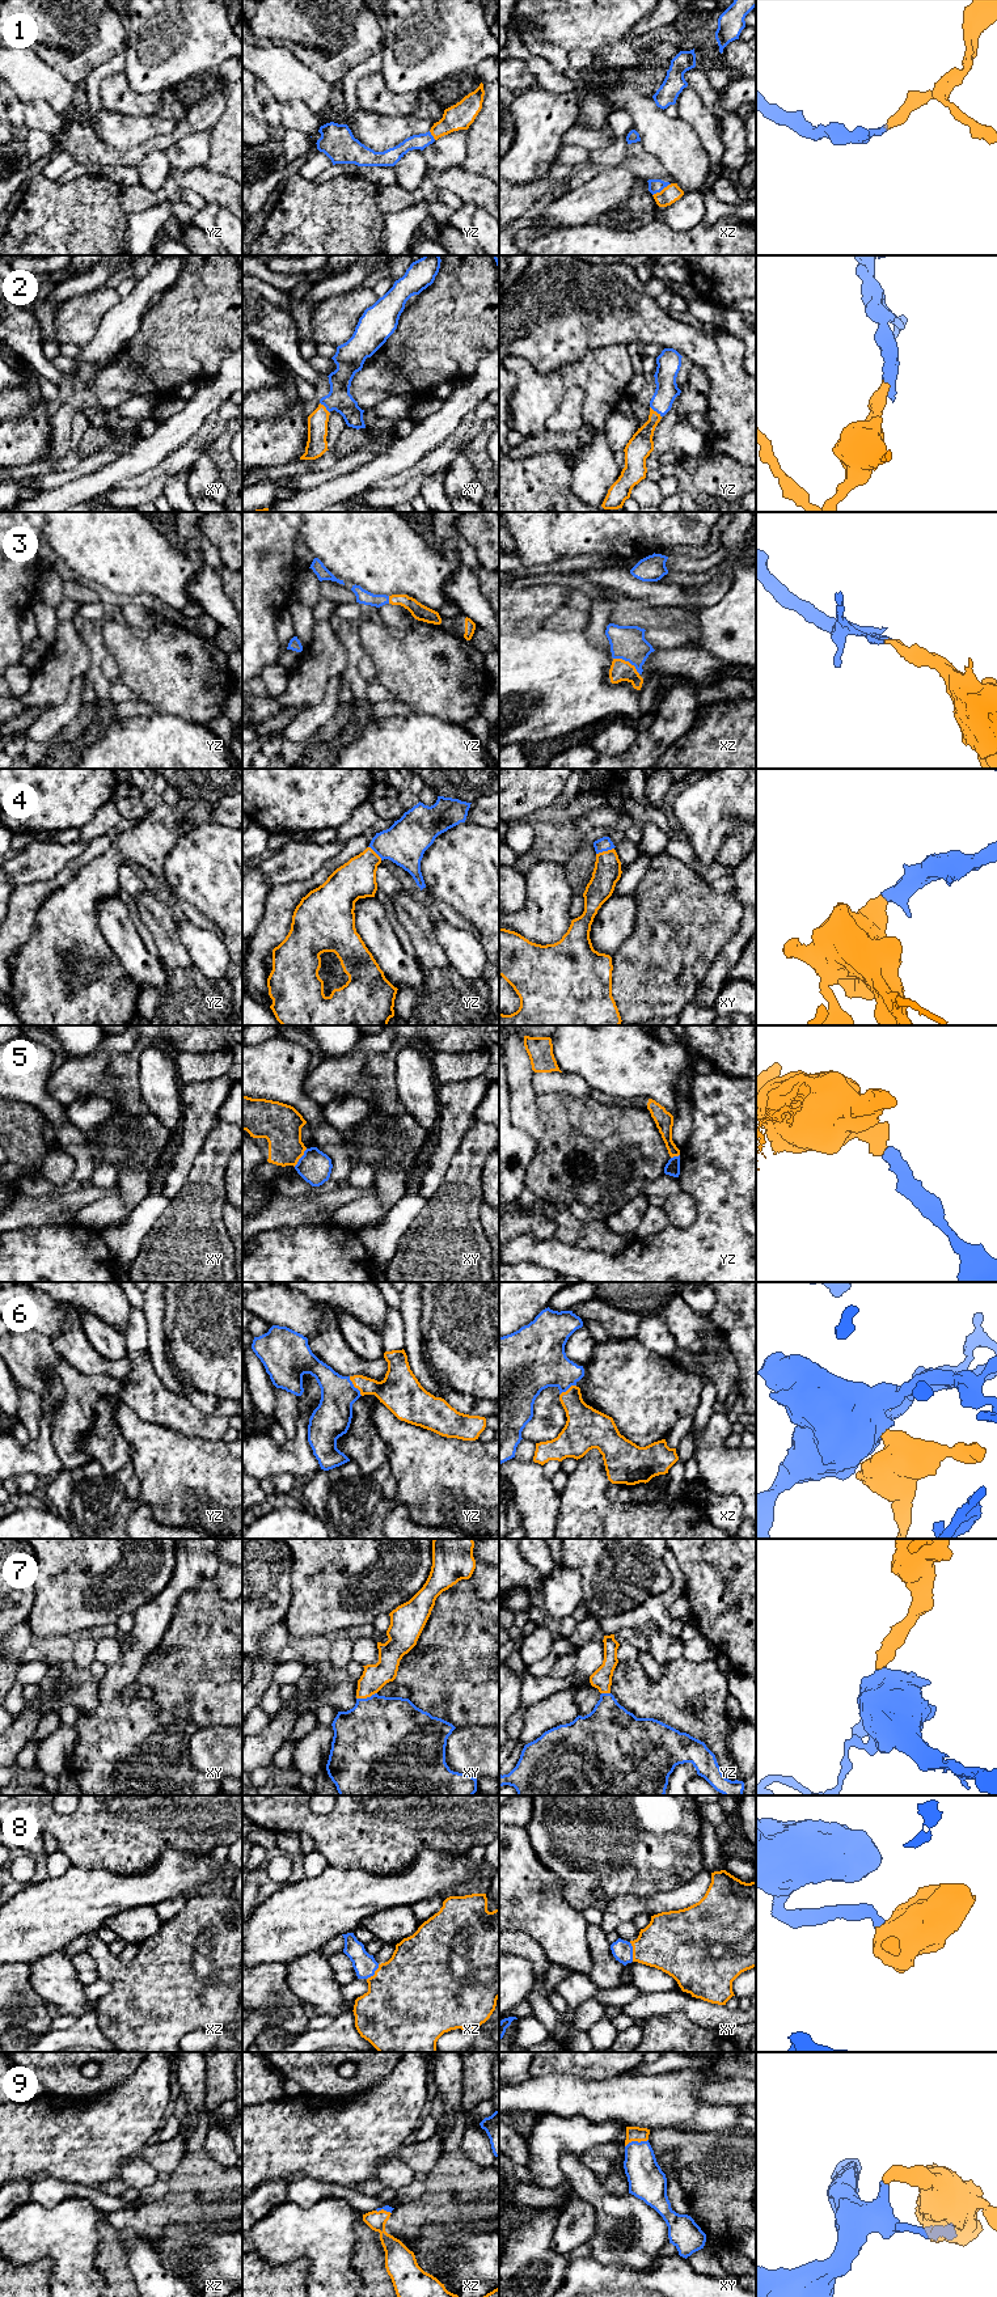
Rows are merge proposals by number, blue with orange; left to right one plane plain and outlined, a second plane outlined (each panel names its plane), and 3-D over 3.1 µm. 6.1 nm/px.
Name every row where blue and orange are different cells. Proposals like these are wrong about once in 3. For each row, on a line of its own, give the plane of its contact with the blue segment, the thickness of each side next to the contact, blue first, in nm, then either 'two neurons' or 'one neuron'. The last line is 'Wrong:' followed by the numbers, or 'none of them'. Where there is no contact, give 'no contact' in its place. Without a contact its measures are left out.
1: contact in xz; calibres 80 and 110 nm; one neuron
2: contact in yz; calibres 140 and 150 nm; one neuron
3: contact in xz; calibres 200 and 130 nm; one neuron
4: contact in xy; calibres 90 and 170 nm; one neuron
5: contact in xy; calibres 200 and 260 nm; two neurons
6: contact in yz; calibres 240 and 180 nm; one neuron
7: contact in xy; calibres 480 and 160 nm; one neuron
8: contact in xy; calibres 130 and 360 nm; one neuron
9: contact in xy; calibres 220 and 100 nm; one neuron
Wrong: 5

